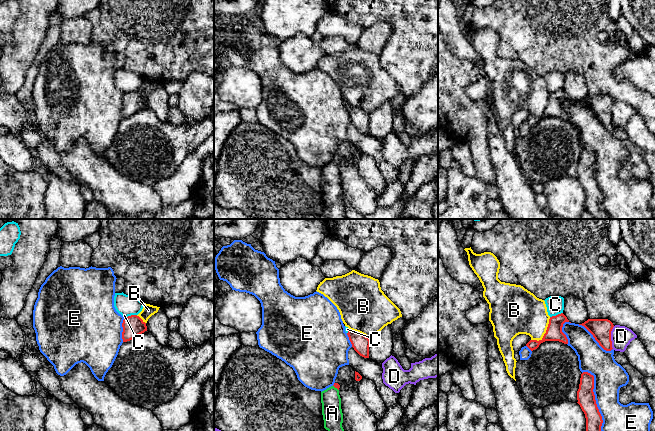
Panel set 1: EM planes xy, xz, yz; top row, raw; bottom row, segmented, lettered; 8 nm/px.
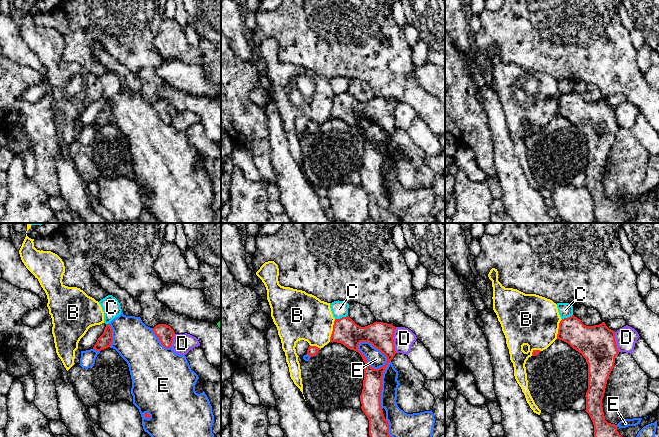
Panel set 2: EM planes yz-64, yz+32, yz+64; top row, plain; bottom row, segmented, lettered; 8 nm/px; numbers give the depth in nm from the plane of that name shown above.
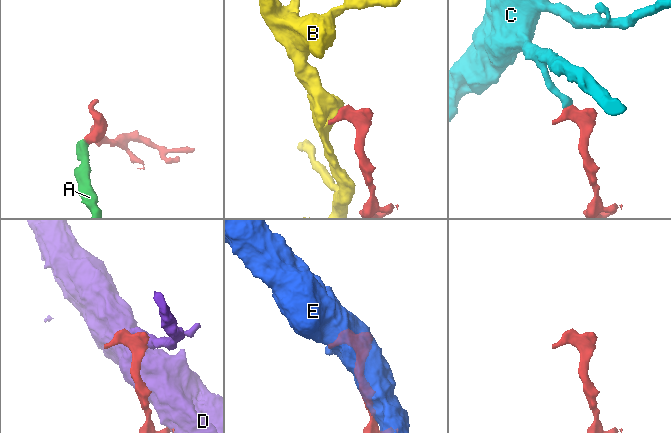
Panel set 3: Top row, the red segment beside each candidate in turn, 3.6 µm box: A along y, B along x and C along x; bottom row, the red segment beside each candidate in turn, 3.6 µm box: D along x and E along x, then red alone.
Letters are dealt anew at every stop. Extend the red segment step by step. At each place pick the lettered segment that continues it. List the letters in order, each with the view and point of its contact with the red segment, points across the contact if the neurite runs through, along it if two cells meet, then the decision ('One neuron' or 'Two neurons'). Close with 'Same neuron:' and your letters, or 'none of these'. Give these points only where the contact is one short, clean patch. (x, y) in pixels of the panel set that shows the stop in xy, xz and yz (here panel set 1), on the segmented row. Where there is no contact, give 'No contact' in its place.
A: Touches red at xz (336, 387). Path across: xz (336, 385), (336, 387), (332, 392), (332, 413). One neuron
B: Touches red at yz (545, 333). Boundary: yz (550, 317), (544, 335), (538, 340), (531, 340). Two neurons
C: Touches red at xy (131, 315). Boundary: xy (136, 314), (131, 314), (124, 318). Two neurons
D: Touches red at yz (610, 337). Boundary: yz (614, 326), (611, 331), (612, 348). Two neurons
E: Touches red at yz (594, 398). Two neurons
Same neuron: A

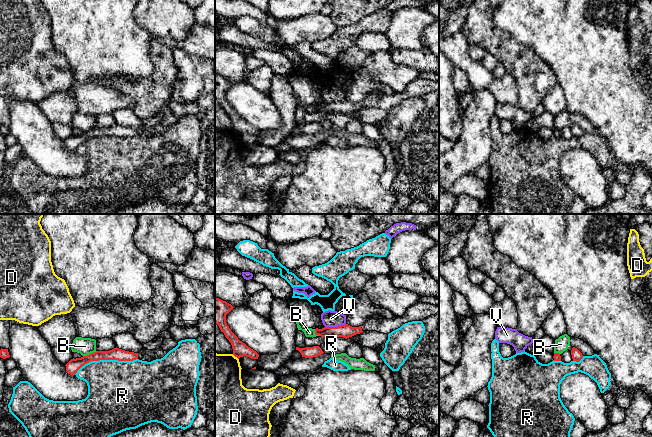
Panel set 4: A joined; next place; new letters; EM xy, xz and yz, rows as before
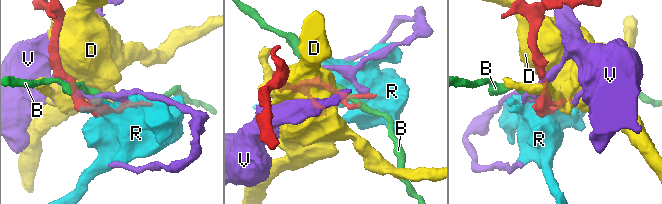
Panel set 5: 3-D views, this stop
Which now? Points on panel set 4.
B: Touches red at xy (89, 354). Boundary: xy (96, 351), (83, 356). Two neurons
D: Touches red at xz (235, 356). Two neurons
R: Touches red at xy (105, 359). Two neurons
V: Touches red at xz (335, 327). Two neurons
Same neuron: none of these

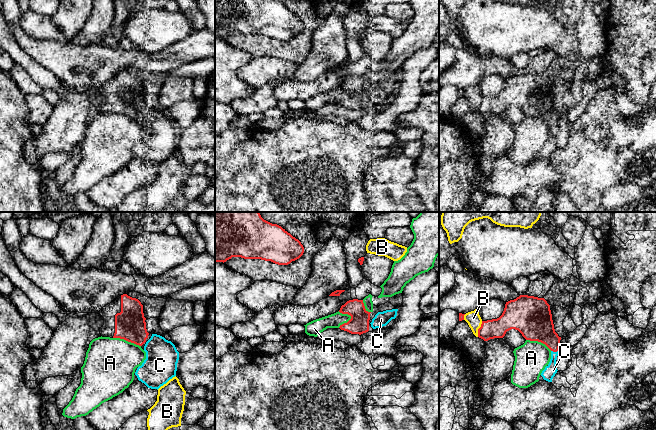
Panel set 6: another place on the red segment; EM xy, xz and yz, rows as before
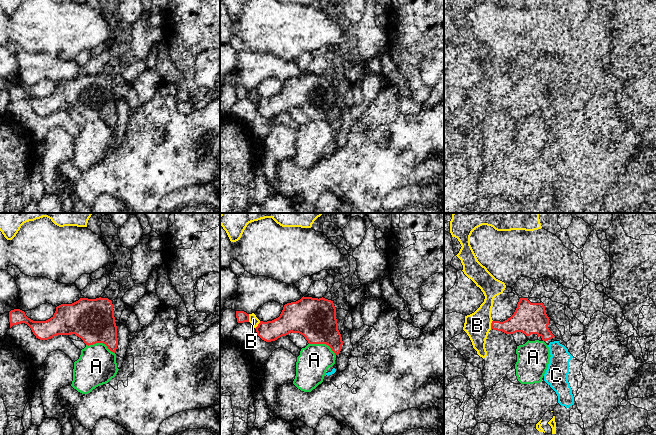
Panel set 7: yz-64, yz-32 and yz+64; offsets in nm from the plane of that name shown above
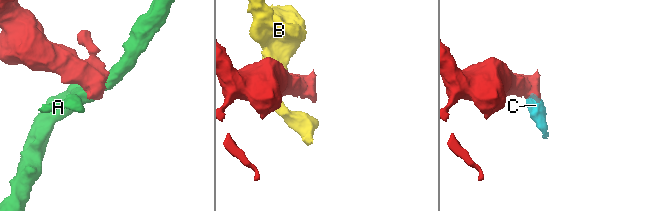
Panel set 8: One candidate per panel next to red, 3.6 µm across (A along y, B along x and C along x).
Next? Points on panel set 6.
A: Touches red at xy (127, 340). Boundary: xy (113, 337), (119, 337), (140, 346). Two neurons
B: Touches red at yz (478, 329). Two neurons
C: Touches red at yz (554, 351). One neuron
Same neuron: C

